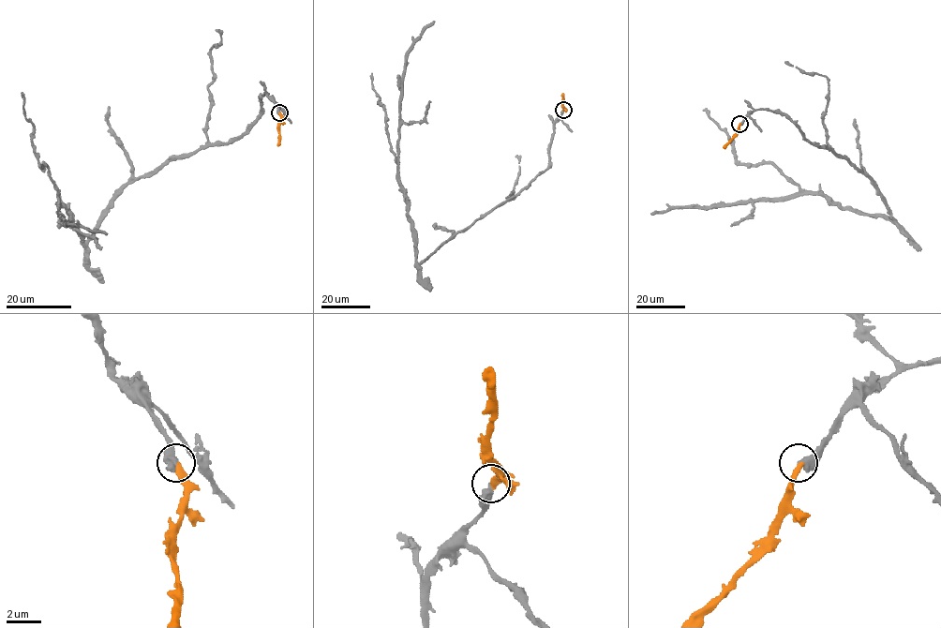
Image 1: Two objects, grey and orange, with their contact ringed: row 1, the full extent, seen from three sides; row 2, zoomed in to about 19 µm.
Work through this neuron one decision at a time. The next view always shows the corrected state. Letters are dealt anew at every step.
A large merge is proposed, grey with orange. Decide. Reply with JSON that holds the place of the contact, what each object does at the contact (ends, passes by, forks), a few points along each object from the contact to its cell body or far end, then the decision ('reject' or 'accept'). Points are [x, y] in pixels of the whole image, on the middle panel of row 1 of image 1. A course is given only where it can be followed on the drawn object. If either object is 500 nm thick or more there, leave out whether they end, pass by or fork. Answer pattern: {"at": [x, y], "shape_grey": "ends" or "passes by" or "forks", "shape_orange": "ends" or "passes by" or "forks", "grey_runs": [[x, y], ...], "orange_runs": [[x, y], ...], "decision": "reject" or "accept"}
{"at": [563, 110], "grey_runs": [[563, 110], [553, 127], [546, 169], [418, 263], [414, 228], [398, 174], [399, 104], [406, 53], [434, 22]], "orange_runs": [[563, 110], [562, 94]], "decision": "accept"}

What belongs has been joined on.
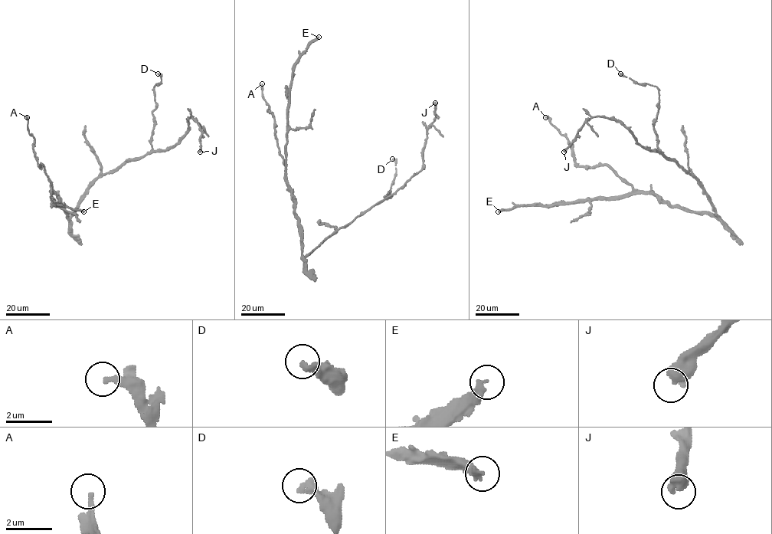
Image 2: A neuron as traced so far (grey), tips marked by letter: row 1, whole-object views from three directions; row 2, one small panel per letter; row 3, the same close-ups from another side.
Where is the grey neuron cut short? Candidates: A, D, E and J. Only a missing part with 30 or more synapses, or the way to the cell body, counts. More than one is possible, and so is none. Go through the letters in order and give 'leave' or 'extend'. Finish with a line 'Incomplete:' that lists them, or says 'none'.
A: leave
D: leave
E: extend
J: leave
Incomplete: E

